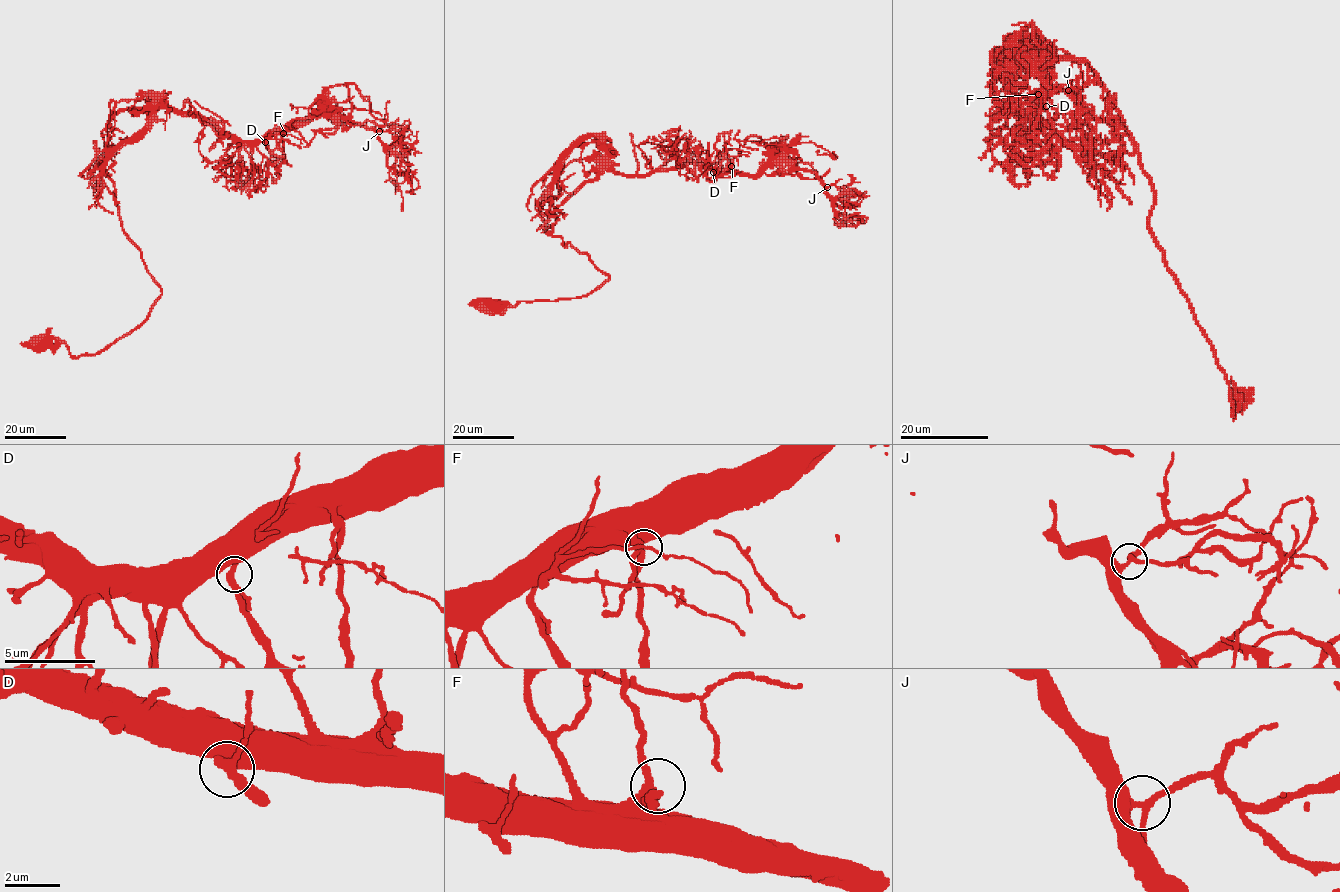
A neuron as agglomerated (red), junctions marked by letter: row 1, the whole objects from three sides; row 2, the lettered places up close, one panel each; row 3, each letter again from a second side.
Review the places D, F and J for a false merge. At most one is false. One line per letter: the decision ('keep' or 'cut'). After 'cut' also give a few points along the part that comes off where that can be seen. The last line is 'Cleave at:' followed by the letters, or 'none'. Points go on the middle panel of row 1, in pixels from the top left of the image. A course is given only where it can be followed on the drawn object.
D: keep
F: keep
J: keep
Cleave at: none

